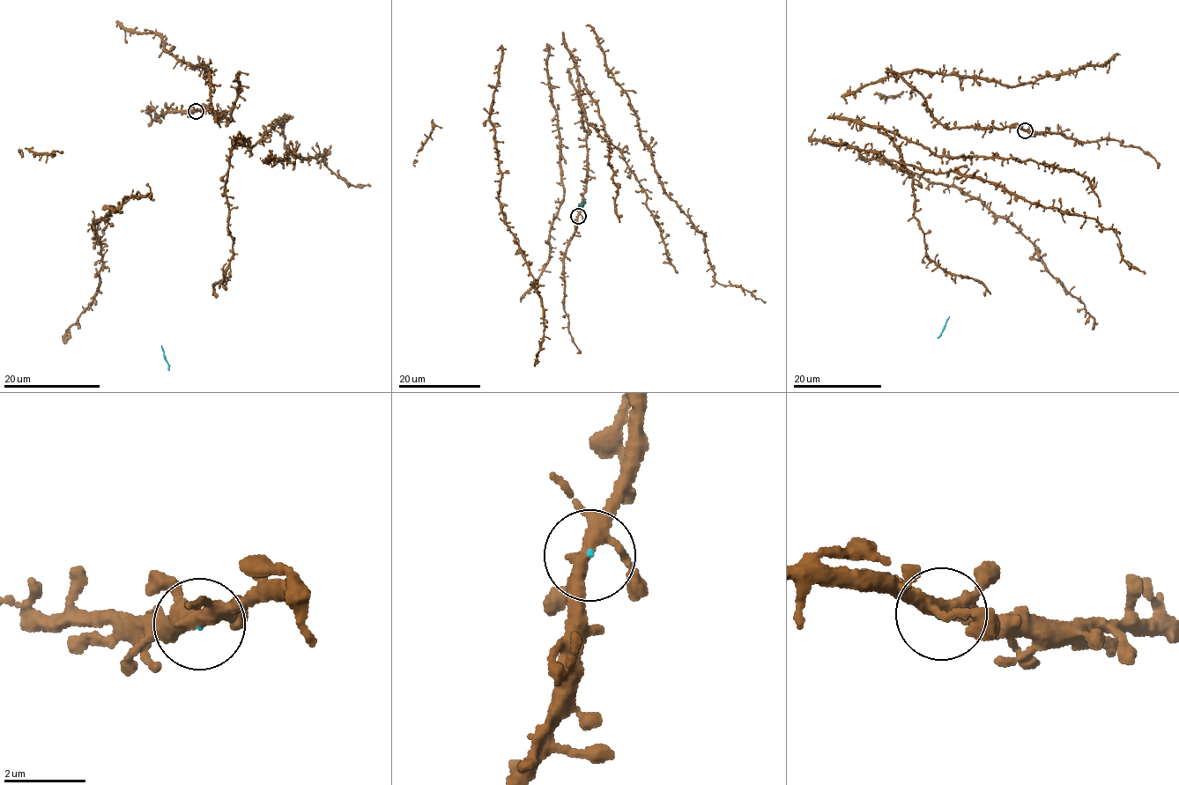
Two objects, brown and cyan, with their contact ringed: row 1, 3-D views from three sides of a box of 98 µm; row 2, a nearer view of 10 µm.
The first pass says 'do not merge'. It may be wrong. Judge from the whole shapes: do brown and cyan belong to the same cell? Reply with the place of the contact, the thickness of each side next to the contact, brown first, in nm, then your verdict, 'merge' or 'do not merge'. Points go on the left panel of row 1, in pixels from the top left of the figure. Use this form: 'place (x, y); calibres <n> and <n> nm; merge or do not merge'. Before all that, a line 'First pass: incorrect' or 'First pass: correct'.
First pass: incorrect
place (196, 111); calibres 340 and 50 nm; merge

